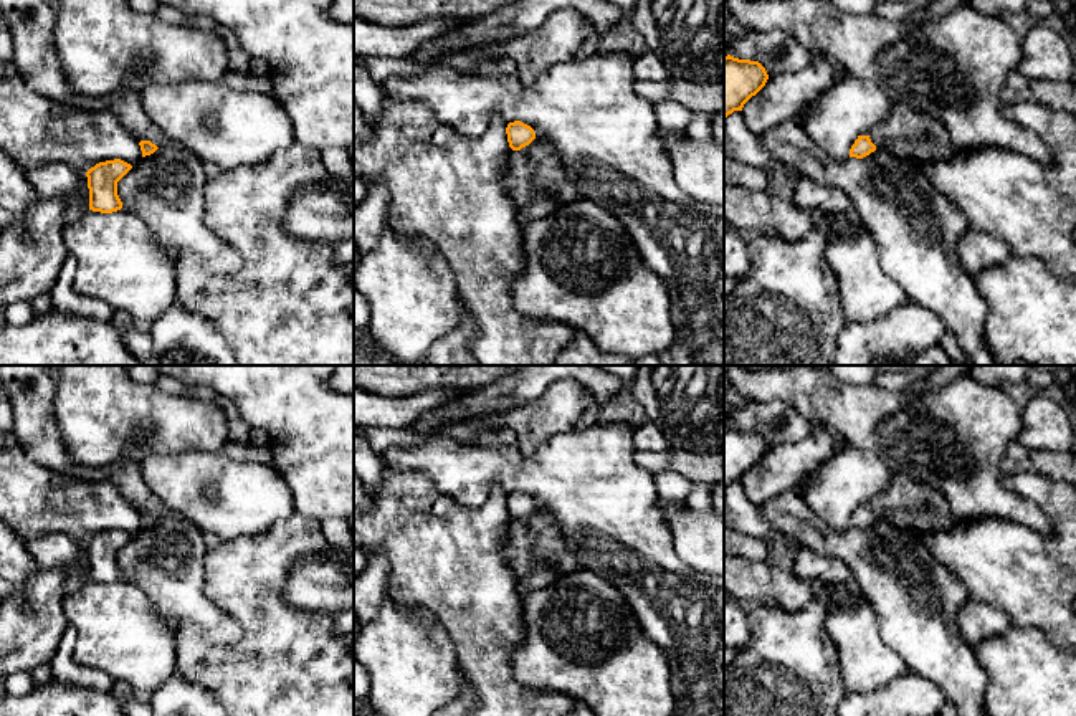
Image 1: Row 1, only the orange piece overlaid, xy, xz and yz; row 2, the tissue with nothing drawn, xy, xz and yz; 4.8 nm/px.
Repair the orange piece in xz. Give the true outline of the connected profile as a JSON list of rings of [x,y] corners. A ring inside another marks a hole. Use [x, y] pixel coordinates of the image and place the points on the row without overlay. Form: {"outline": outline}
{"outline": [[[521,491],[509,493],[506,504],[512,521],[521,521],[536,509],[534,499]]]}

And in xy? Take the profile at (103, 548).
{"outline": [[[114,529],[99,532],[86,542],[89,580],[112,584],[122,579],[117,552],[132,539],[131,534]]]}

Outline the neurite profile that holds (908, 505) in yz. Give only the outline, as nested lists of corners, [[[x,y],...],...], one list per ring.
[[[893,473],[889,486],[868,506],[876,519],[916,534],[949,531],[955,523],[942,493],[901,473]]]

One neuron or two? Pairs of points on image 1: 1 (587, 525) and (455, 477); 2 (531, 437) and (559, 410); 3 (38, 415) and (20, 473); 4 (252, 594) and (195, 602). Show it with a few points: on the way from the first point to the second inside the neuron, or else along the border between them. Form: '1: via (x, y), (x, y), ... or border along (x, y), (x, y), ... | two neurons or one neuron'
1: via (554, 491), (538, 475), (488, 473) | one neuron
2: via (538, 430), (552, 415) | one neuron
3: border along (17, 443), (33, 460), (60, 473) | two neurons
4: border along (202, 563), (204, 594), (240, 625) | two neurons

